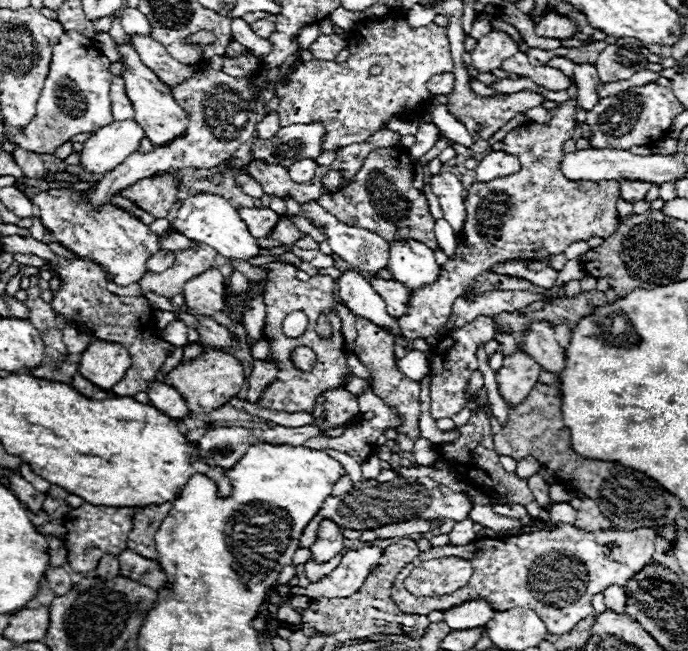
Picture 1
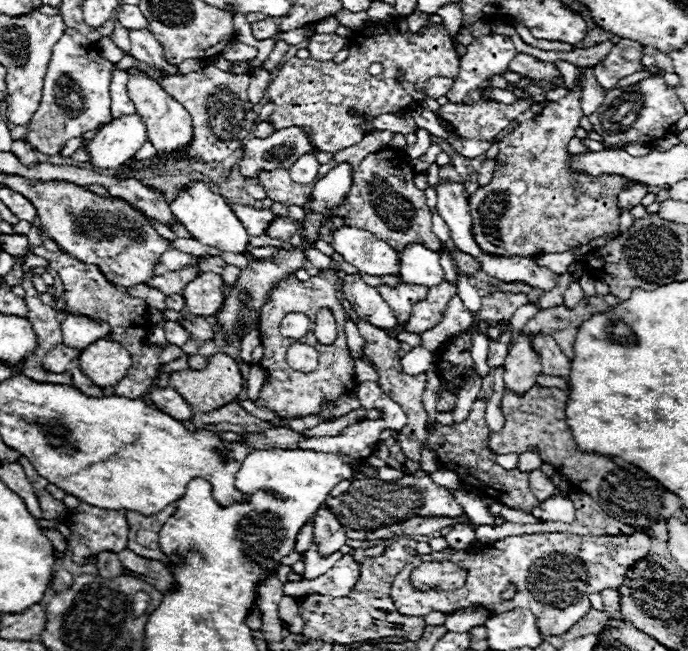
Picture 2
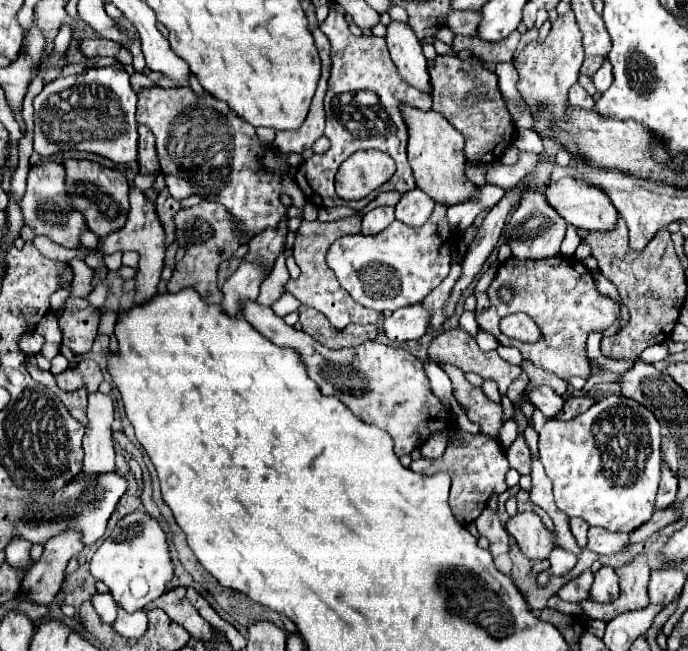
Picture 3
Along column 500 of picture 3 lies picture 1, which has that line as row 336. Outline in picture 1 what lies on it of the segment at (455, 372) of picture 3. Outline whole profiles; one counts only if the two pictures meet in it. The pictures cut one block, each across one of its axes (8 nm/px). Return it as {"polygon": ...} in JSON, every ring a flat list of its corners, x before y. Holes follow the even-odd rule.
{"polygon":[[576,100,562,102,548,110,552,116,548,124,526,122,506,134,502,150,518,156,520,170,492,182,476,182,474,188,468,190,464,244,456,246,454,258,446,264,446,284,434,282,416,290,406,316,398,318,406,338,406,352,412,350,414,338,428,338,444,328,452,302,462,296,464,288,472,288,474,278,492,264,512,258,540,260,548,254,562,254,572,242,586,242,594,236,608,238,614,234,618,228,616,200,620,194,620,180,574,182,560,170,564,158,562,144,572,138,576,128,576,108]]}

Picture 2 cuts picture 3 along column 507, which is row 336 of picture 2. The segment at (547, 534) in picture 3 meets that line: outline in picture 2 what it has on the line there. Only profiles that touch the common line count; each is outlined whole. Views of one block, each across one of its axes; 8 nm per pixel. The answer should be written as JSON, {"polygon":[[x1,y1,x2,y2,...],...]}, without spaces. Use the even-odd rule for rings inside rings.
{"polygon":[[522,334,504,362,504,386,514,394,526,394,540,376,540,356,530,346,530,334]]}

